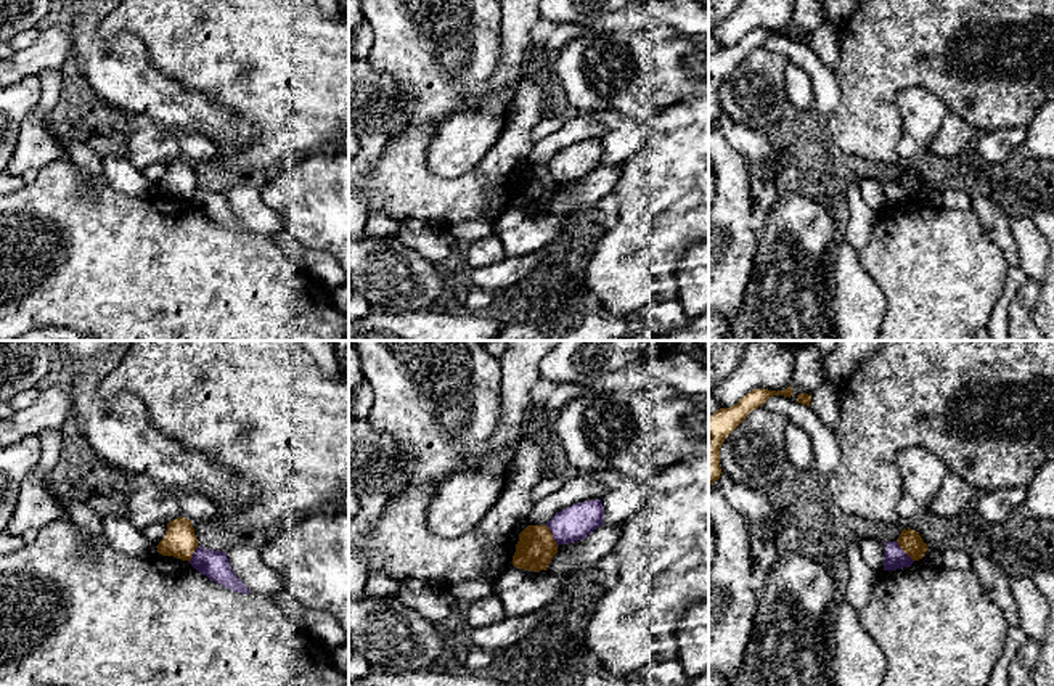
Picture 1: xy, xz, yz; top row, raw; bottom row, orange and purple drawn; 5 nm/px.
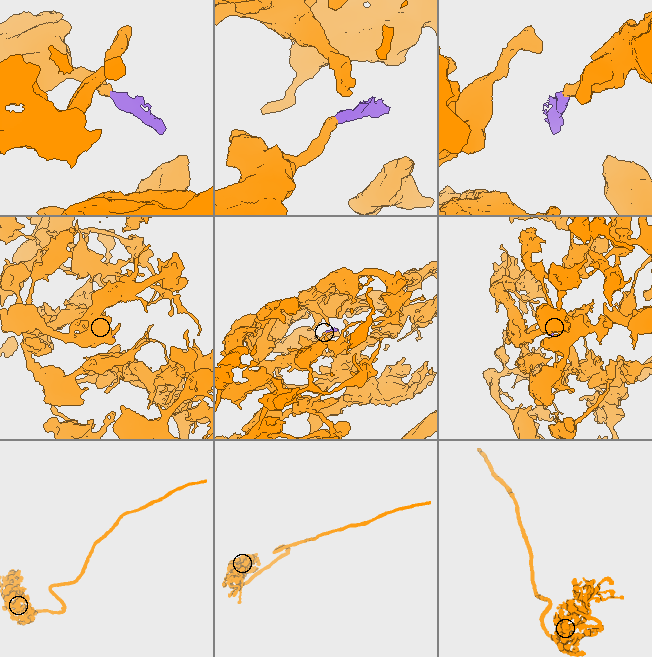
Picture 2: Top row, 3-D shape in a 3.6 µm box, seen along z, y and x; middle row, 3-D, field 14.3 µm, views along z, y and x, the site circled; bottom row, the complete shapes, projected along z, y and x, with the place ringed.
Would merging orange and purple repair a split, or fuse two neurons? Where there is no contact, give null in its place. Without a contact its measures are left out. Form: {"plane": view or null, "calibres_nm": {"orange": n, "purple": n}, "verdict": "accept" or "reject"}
{"plane": "xz", "calibres_nm": {"orange": 190, "purple": 180}, "verdict": "reject"}

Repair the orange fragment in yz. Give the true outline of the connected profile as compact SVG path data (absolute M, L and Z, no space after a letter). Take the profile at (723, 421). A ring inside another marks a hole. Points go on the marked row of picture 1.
M792 387L784 390L754 389L729 408L720 408L709 416L709 487L720 479L720 448L725 439L746 419L746 416L765 405L773 395L792 395Z

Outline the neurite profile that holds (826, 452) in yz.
M773 395L765 406L778 414L786 416L790 424L802 427L813 443L813 468L823 479L827 479L840 461L840 445L835 432L824 426L813 410L794 402L784 395Z

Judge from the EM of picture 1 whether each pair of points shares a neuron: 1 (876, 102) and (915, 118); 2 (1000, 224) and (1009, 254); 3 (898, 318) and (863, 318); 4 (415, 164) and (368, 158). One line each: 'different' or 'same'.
1: different
2: same
3: different
4: different

